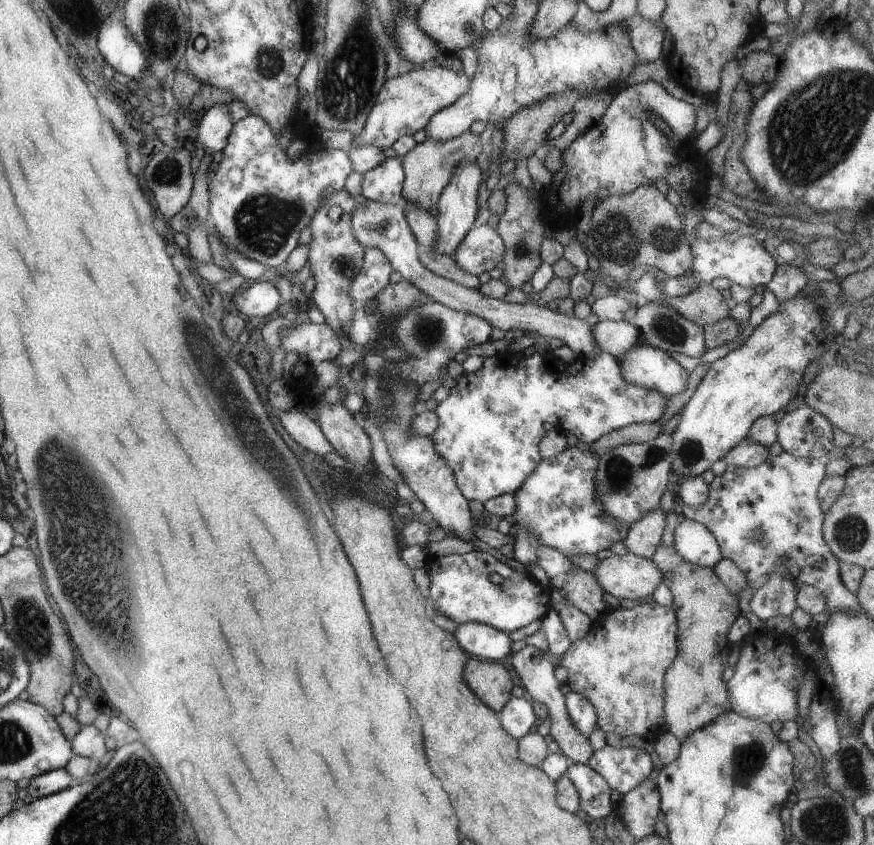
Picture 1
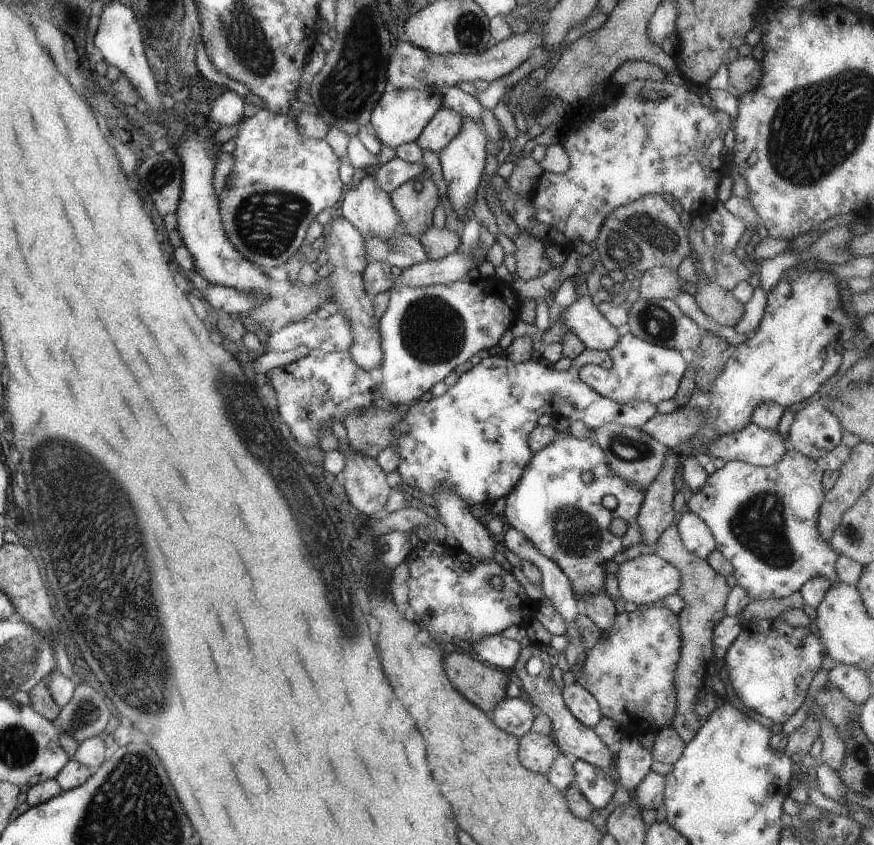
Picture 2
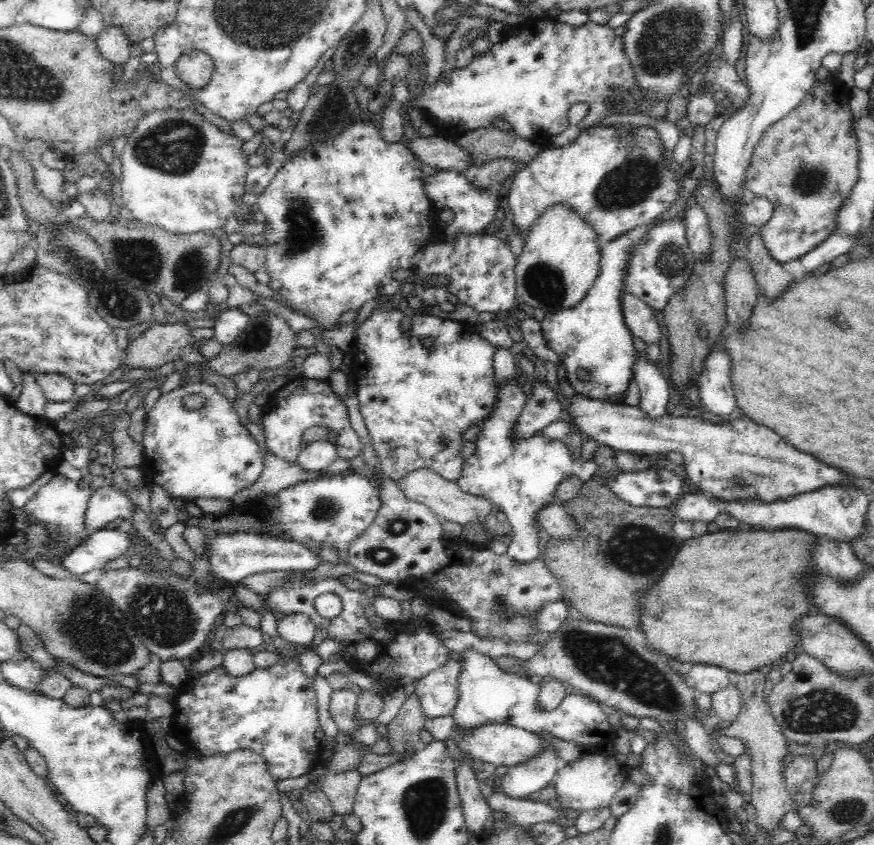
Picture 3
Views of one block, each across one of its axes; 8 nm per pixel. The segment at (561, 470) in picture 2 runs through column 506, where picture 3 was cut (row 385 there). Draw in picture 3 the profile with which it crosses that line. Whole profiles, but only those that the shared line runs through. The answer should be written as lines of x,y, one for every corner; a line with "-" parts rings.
516,376
509,382
499,381
496,383
496,400
492,406
492,412
478,424
474,424
471,432
476,434
473,443
476,445
474,452
463,459
460,476
455,481
460,490
466,494
488,499
493,505
506,515
512,527
512,540
507,546
507,555
516,562
532,562
541,550
538,549
540,542
539,522
537,514
552,503
559,503
555,498
555,492
559,484
566,479
574,477
574,461
572,461
570,447
564,441
555,438
546,438
541,430
530,434
526,438
515,438
513,430
521,415
524,405
527,403
526,392
522,389
521,383

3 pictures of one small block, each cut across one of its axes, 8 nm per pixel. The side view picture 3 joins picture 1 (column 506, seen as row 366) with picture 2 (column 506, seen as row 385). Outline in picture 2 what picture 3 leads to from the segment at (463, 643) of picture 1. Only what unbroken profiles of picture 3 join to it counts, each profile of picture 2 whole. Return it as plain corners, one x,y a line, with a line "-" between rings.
501,634
485,636
485,638
477,639
477,642
470,645
478,660
501,670
513,668
521,650
519,642
501,637

